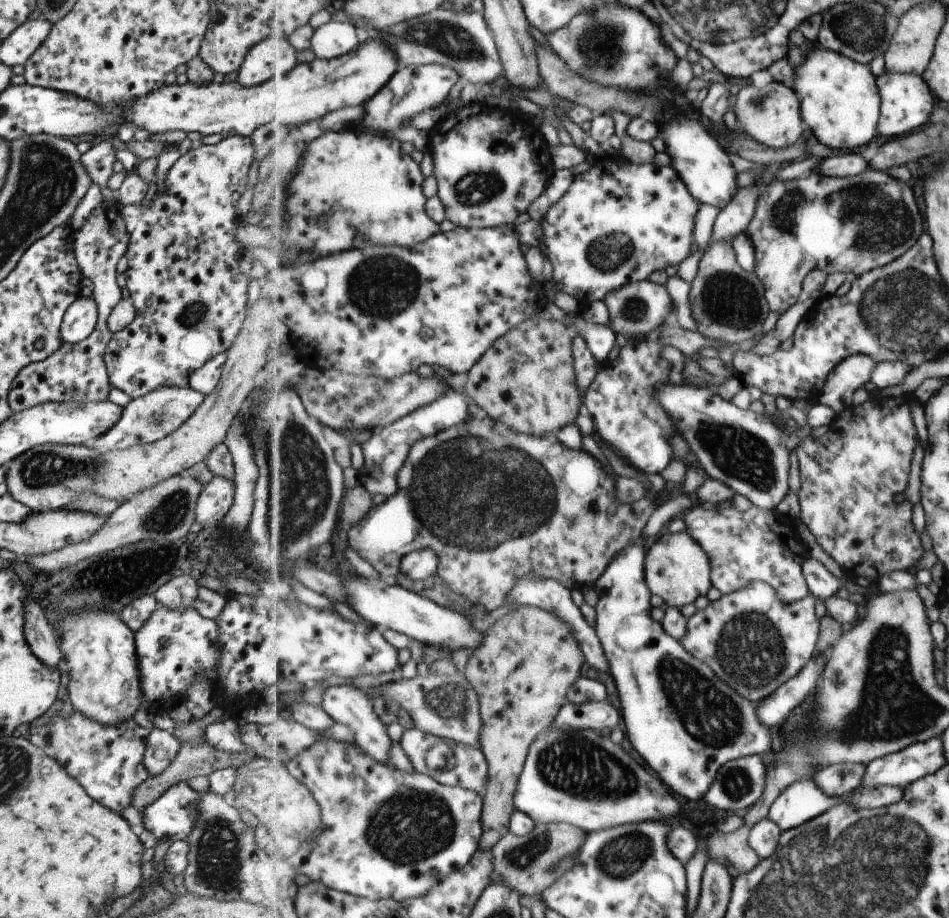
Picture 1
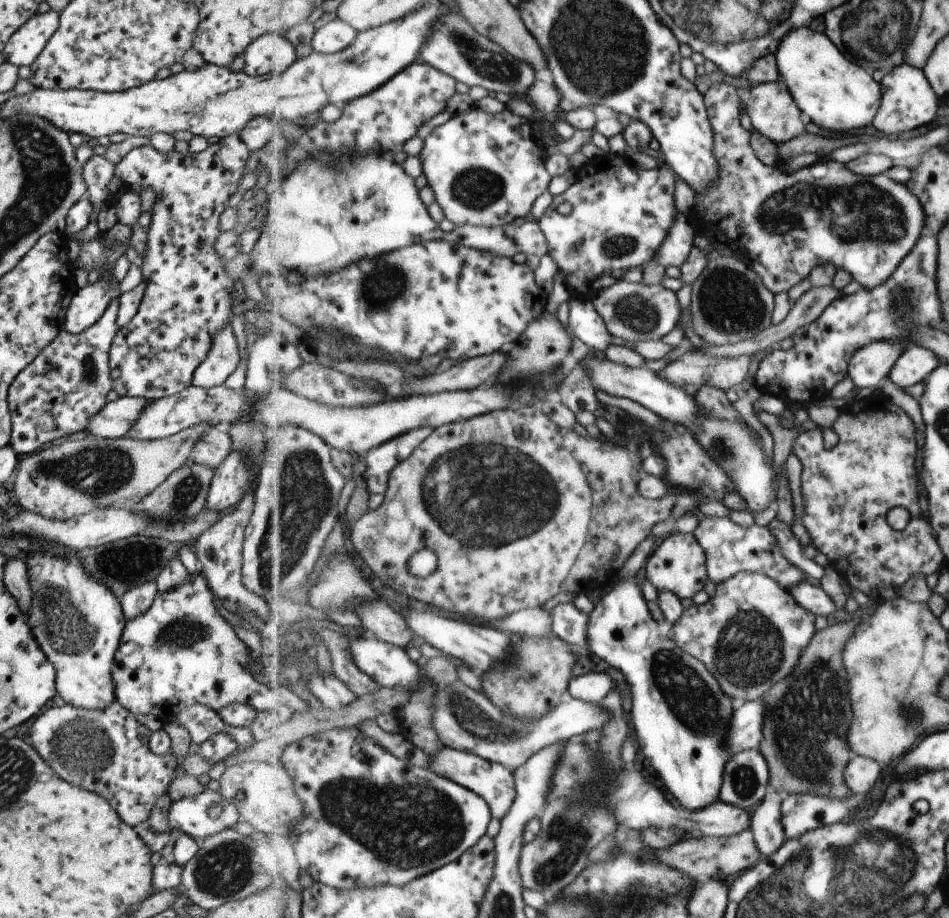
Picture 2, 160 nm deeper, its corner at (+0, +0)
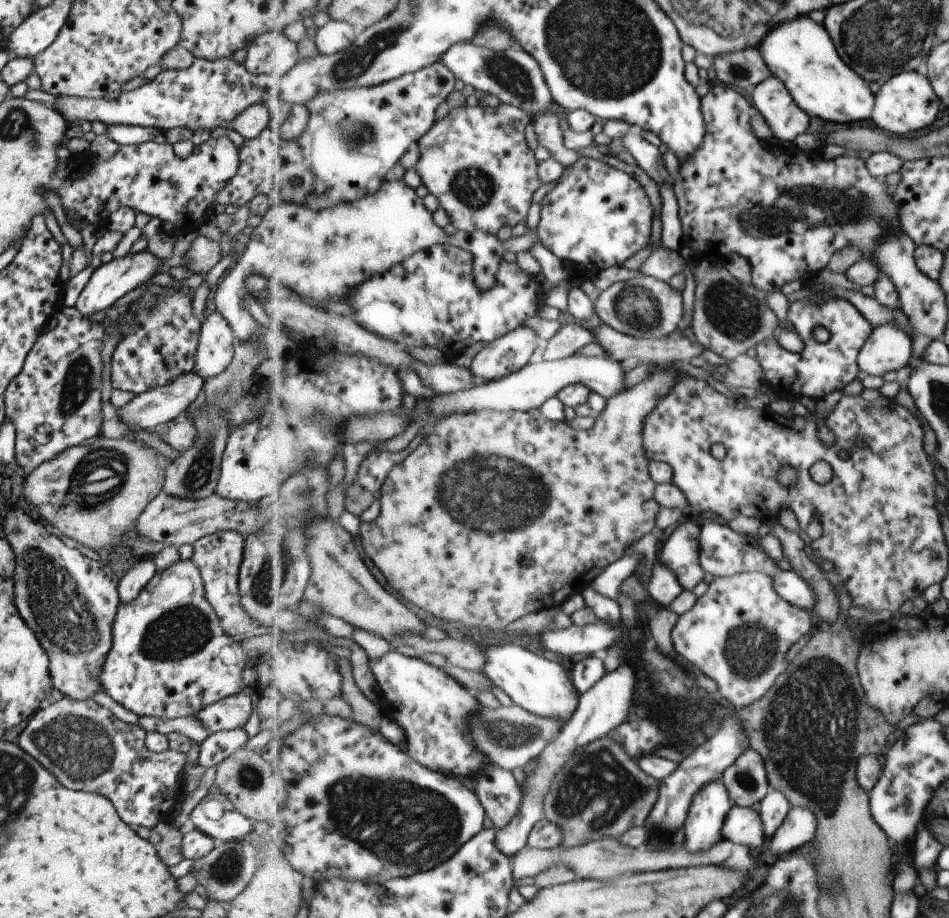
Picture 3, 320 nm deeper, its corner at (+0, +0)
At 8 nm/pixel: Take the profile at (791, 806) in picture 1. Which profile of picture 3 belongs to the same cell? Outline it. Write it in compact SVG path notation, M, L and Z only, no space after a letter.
M801 806L792 807L768 847L773 854L783 857L785 854L804 848L806 844L812 845L817 830L819 830L819 818L814 811Z

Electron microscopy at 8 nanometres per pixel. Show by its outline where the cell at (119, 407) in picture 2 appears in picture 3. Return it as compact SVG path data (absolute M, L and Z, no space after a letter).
M193 371L189 374L181 374L175 380L167 382L165 386L155 387L139 395L135 395L129 402L121 406L121 408L116 408L115 414L125 426L133 426L135 429L142 429L144 431L152 431L157 424L173 420L176 416L183 413L195 398L197 398L203 382L204 380L199 378Z

